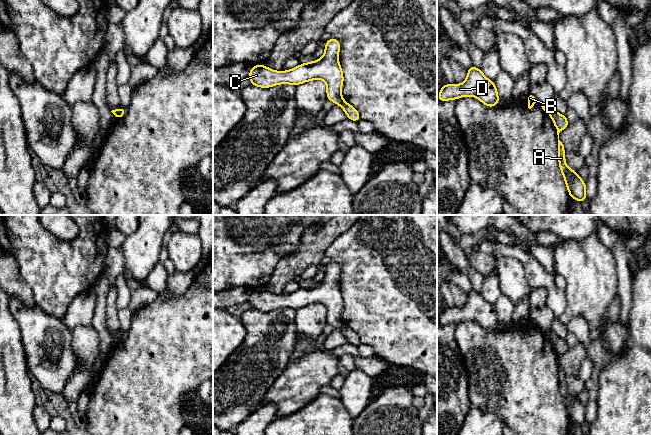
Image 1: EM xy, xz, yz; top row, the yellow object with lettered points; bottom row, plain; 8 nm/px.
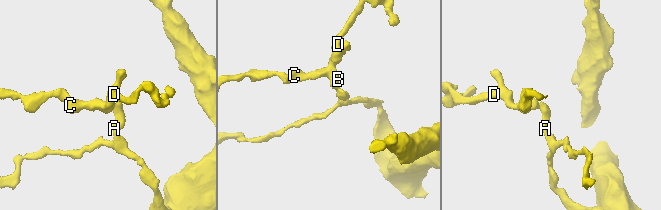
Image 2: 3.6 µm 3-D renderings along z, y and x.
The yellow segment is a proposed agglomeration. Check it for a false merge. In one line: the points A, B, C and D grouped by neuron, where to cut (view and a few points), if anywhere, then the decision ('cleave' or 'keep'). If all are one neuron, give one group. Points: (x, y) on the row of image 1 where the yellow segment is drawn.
groups A / B C D; cut xz (344, 102), (340, 105); cleave

